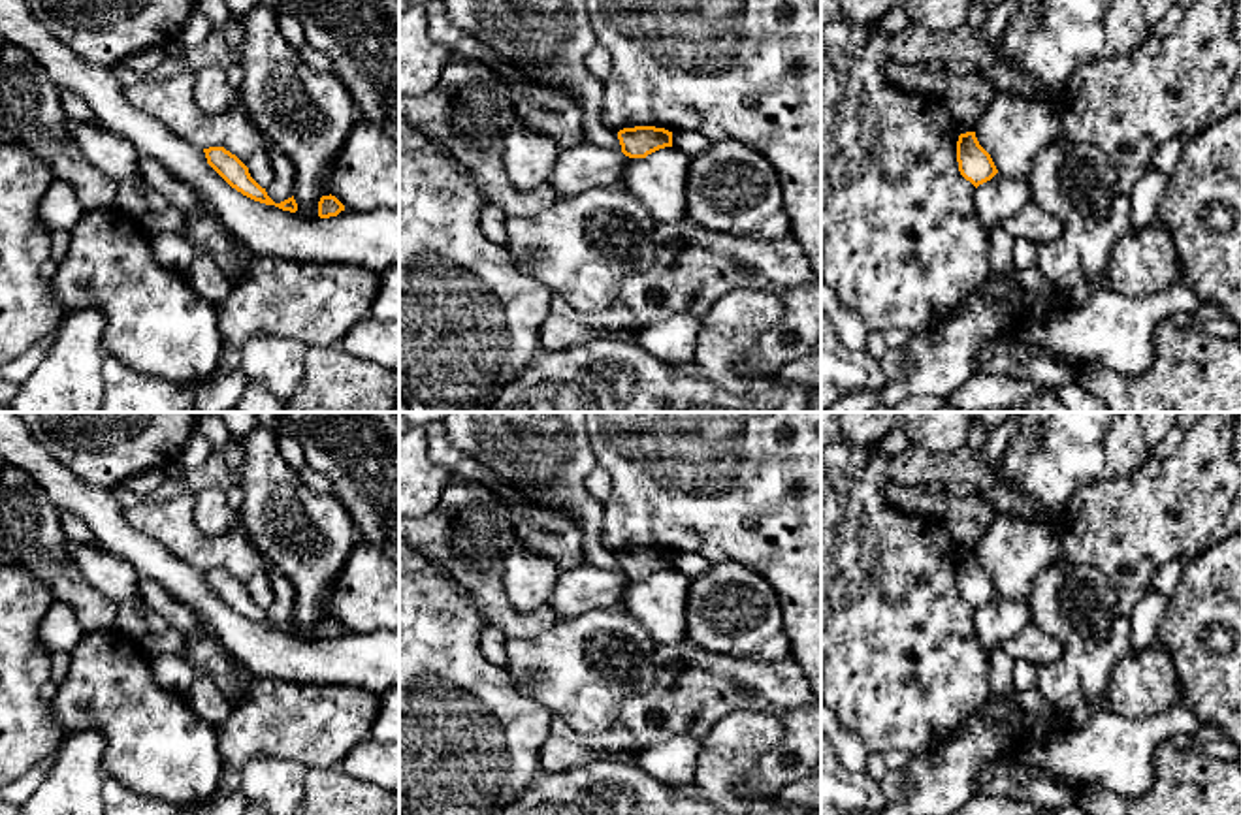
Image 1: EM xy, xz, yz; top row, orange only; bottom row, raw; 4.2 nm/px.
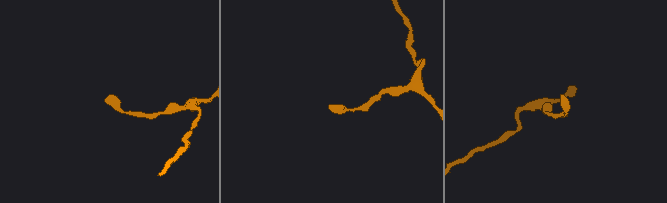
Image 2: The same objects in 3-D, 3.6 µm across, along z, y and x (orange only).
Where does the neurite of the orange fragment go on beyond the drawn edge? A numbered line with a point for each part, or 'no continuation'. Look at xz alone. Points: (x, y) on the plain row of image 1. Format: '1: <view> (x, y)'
no continuation

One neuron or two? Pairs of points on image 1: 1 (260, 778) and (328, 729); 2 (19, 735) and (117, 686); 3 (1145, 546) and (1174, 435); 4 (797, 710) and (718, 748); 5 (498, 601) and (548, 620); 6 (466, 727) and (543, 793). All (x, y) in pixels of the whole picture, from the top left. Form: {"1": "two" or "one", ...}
{"1": "two", "2": "two", "3": "two", "4": "two", "5": "one", "6": "two"}

